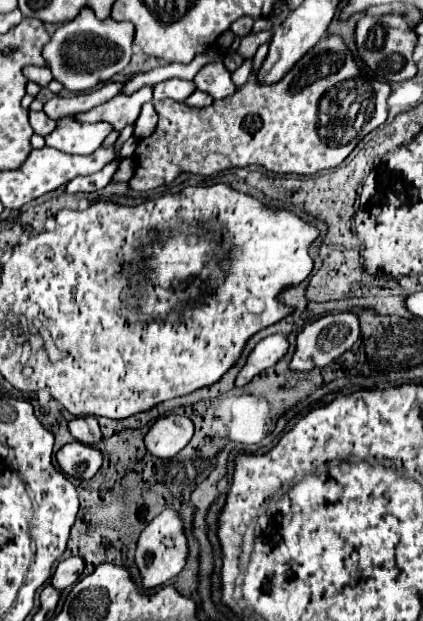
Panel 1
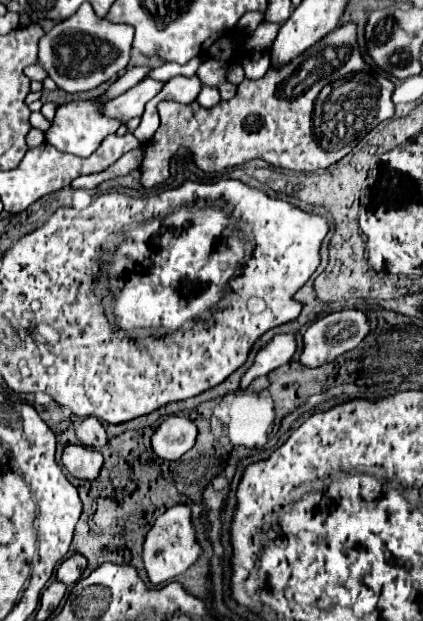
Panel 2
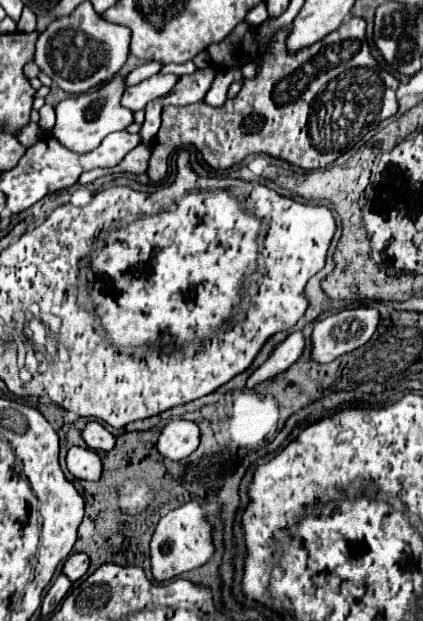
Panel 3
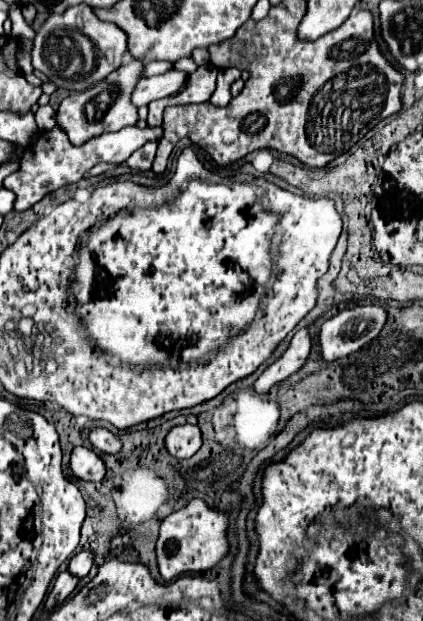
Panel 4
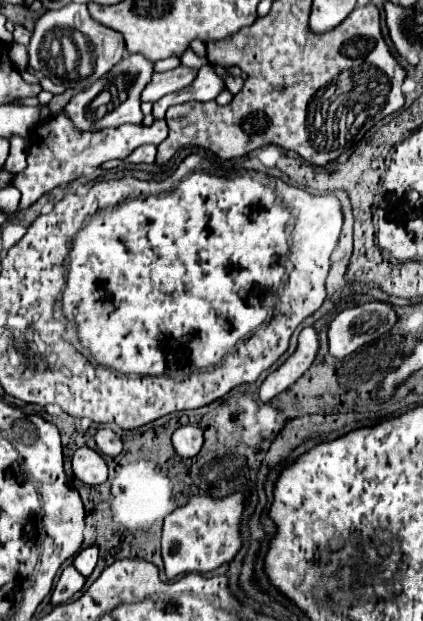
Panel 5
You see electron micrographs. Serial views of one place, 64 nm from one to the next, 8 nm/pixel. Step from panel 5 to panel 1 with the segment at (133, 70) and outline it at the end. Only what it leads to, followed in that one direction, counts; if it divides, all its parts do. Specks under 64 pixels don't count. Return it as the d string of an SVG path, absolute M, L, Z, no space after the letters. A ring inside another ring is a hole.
M72 116L58 120L60 128L46 136L46 144L66 154L92 154L112 132L110 124L76 124Z

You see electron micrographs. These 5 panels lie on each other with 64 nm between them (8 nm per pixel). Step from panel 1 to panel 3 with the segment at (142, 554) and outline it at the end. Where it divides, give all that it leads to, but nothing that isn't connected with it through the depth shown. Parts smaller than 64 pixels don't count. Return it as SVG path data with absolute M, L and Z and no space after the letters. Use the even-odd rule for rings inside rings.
M186 502L174 510L170 510L164 518L160 518L152 540L150 540L150 566L156 582L166 582L182 572L194 570L206 564L214 552L210 540L210 524L204 520L204 512L196 502Z

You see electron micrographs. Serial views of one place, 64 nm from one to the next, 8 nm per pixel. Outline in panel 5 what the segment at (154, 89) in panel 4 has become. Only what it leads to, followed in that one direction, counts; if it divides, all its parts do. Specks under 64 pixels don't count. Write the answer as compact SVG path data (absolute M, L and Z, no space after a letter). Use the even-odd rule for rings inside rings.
M178 66L174 70L162 72L162 74L154 74L152 80L146 84L146 88L140 94L142 102L156 102L166 94L172 94L176 90L186 88L192 78L196 76L196 70L190 70L186 66Z

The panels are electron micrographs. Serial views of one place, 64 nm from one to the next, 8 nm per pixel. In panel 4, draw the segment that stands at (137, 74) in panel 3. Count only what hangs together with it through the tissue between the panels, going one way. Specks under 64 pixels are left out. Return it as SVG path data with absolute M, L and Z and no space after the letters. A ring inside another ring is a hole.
M150 62L150 64L144 66L144 72L142 72L144 76L142 78L150 78L150 76L156 76L156 74L164 74L170 68L172 68L172 64L168 64L168 62Z

